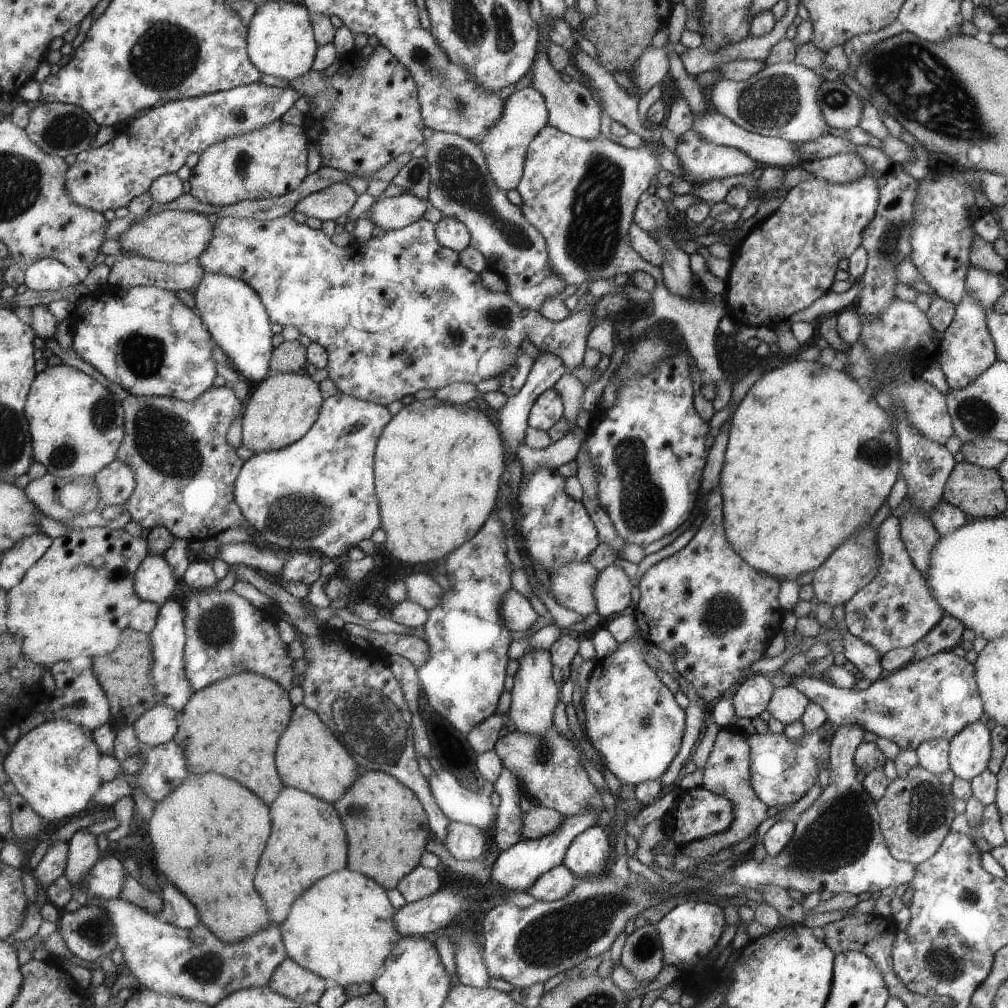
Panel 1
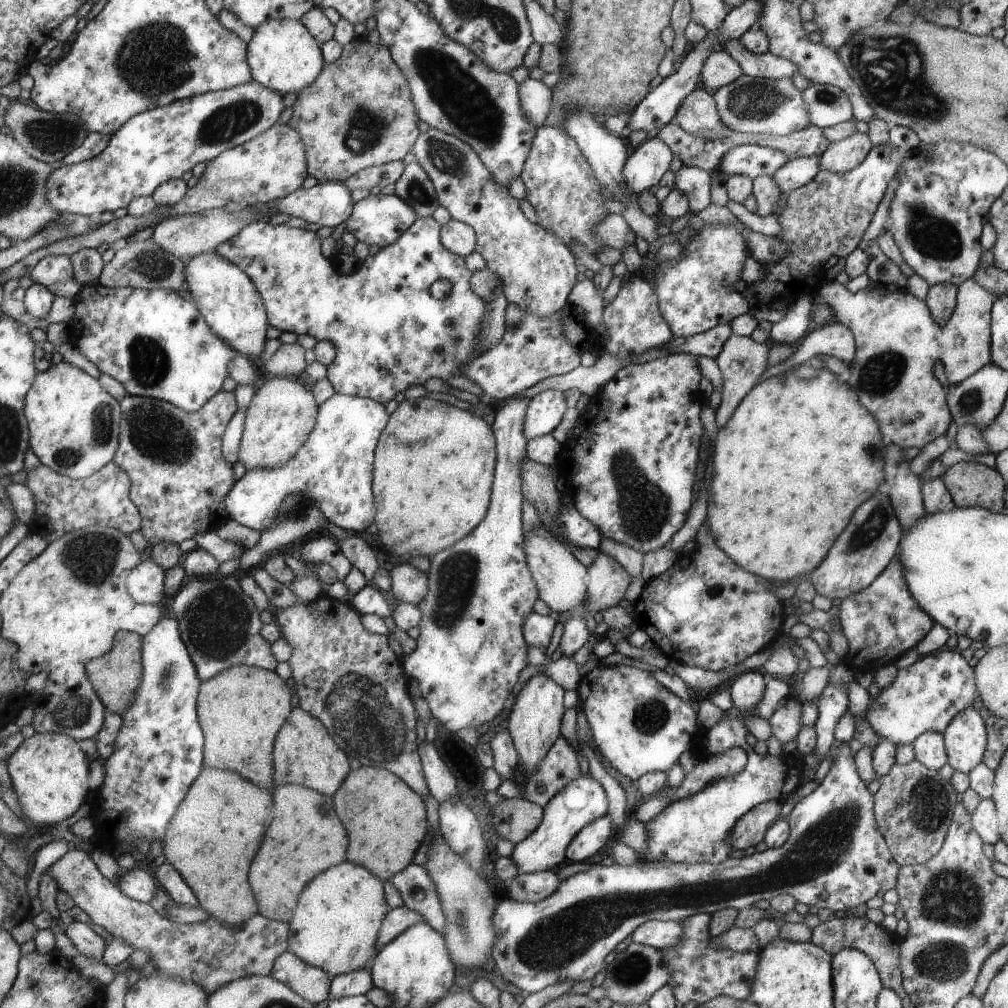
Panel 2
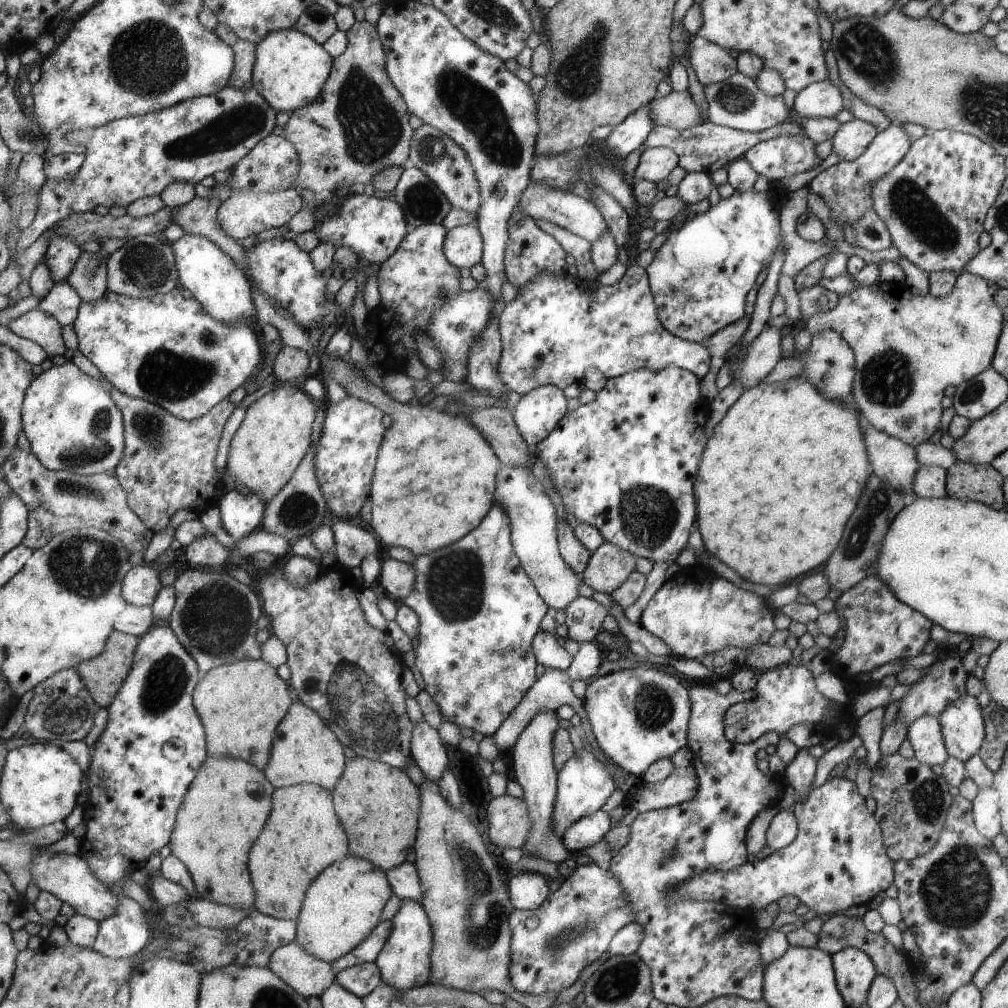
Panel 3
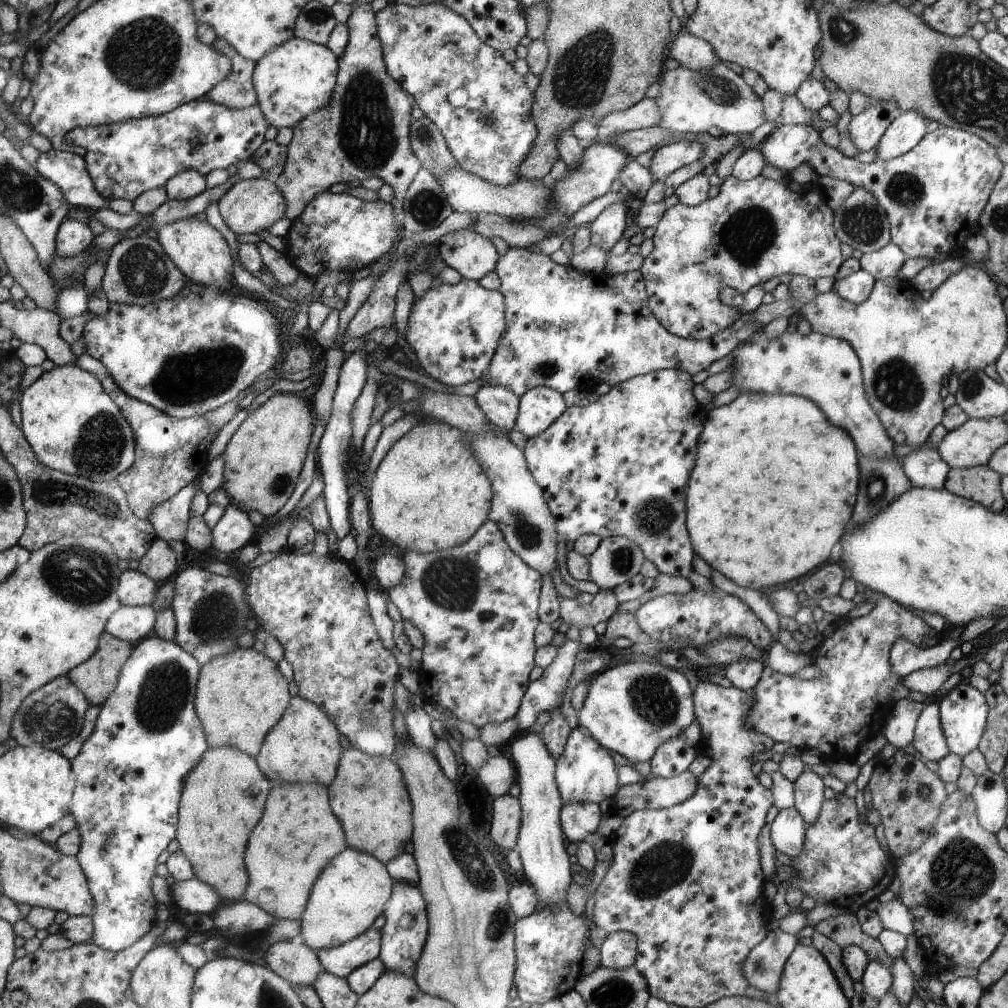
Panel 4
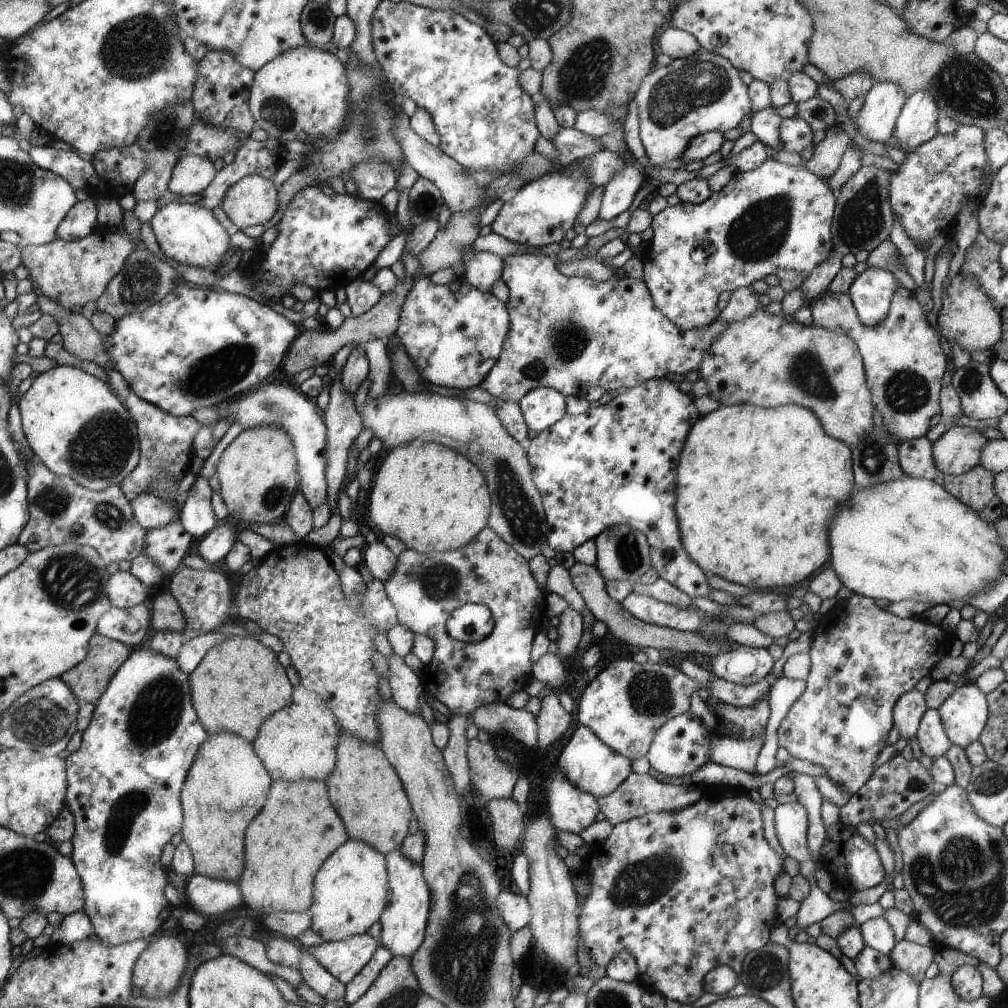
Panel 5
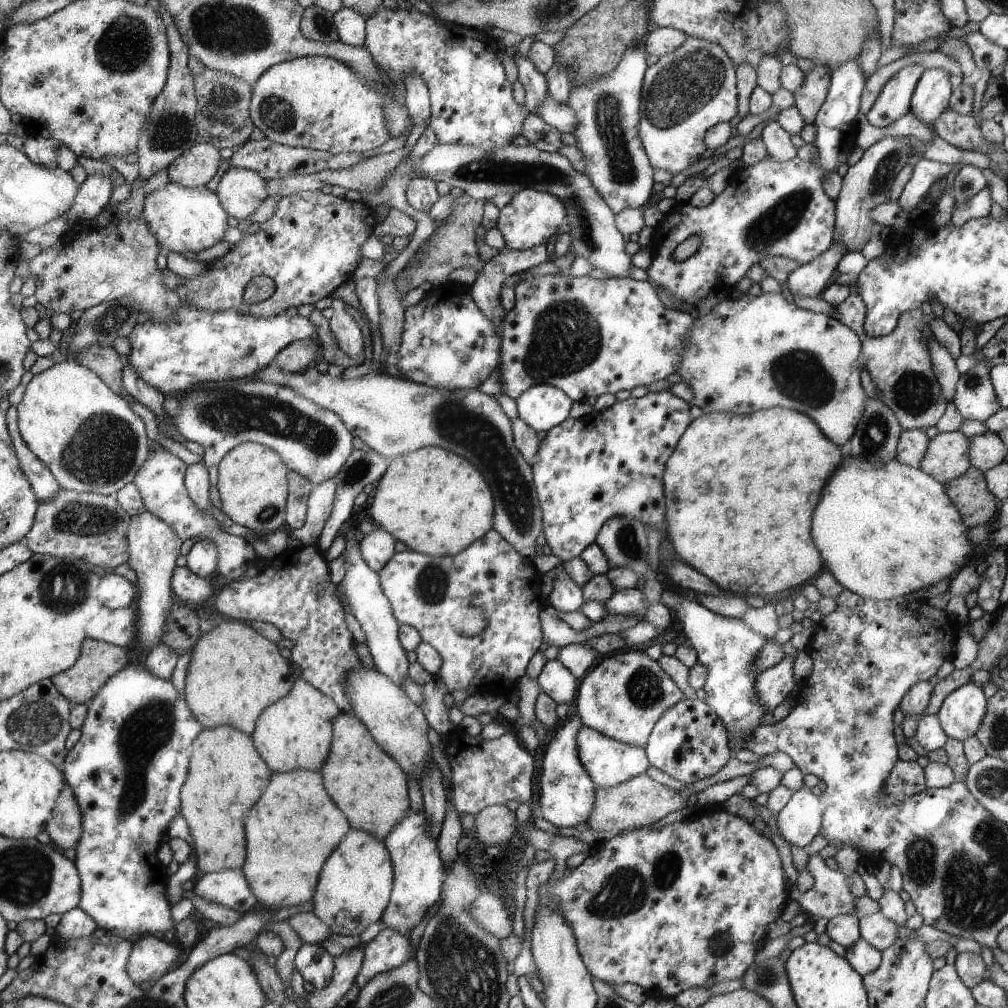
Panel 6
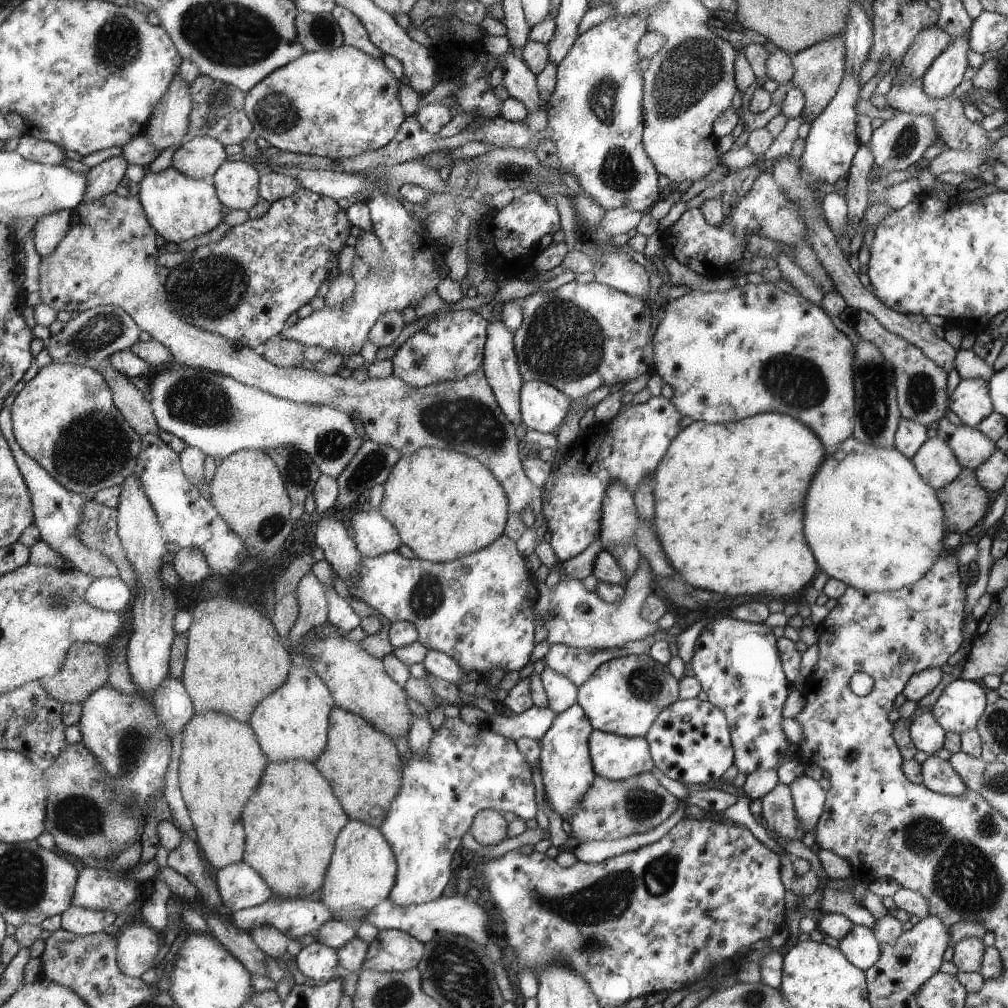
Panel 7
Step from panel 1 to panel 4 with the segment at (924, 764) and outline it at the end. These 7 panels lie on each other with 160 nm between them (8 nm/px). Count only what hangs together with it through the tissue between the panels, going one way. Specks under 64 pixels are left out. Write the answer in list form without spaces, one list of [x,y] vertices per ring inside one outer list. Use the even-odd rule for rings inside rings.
[[[937,700],[925,702],[915,721],[910,744],[922,758],[931,762],[938,762],[949,754],[948,743],[940,725],[940,709]]]

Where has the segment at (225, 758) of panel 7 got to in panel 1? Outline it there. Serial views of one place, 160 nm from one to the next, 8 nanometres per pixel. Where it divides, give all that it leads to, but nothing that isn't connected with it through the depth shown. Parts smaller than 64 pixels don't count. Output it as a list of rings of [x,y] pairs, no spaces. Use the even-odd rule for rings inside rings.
[[[214,772],[191,773],[179,788],[155,804],[150,818],[149,836],[155,851],[156,868],[165,880],[183,890],[197,904],[200,919],[226,943],[241,943],[273,923],[267,906],[255,888],[255,874],[267,840],[271,836],[271,812],[255,792],[243,784]]]

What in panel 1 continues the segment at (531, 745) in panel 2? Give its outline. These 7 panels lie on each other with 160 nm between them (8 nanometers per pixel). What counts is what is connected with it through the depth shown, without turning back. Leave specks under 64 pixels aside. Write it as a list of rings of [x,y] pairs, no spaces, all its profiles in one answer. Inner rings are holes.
[[[531,650],[516,660],[519,664],[513,676],[511,704],[506,713],[515,727],[515,732],[523,732],[527,736],[543,736],[551,730],[553,719],[558,717],[555,708],[559,704],[559,692],[551,675],[550,654],[547,650]]]

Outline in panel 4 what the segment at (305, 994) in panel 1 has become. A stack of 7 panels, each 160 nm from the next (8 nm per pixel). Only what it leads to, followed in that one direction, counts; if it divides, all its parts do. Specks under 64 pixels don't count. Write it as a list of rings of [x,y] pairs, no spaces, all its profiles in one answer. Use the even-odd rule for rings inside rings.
[[[300,940],[281,941],[280,943],[272,944],[264,954],[263,961],[279,976],[282,976],[291,984],[297,984],[299,986],[309,985],[313,987],[319,975],[326,971],[318,952]]]

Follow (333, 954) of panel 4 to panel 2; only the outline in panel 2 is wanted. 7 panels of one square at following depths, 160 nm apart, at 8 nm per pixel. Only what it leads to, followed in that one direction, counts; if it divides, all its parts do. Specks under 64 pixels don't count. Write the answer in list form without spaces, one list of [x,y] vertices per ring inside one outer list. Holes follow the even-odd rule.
[[[405,906],[390,909],[388,915],[384,917],[384,924],[381,924],[380,932],[377,932],[377,941],[376,944],[373,944],[373,954],[375,955],[381,947],[401,935],[405,928],[409,928],[409,924],[420,921],[423,921],[423,918]]]

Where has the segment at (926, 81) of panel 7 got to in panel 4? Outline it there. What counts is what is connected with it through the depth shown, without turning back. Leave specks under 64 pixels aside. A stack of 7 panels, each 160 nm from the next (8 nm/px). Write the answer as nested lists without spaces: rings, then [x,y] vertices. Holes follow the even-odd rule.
[[[916,110],[900,112],[874,146],[875,161],[886,161],[911,150],[927,132],[928,122],[929,120]]]

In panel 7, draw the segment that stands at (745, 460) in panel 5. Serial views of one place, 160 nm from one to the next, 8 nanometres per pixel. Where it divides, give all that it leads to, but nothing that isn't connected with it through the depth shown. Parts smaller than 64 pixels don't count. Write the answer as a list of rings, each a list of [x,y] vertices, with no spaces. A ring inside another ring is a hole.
[[[777,412],[757,413],[732,423],[706,423],[693,421],[682,428],[676,435],[663,456],[657,463],[652,474],[652,499],[654,500],[654,526],[659,544],[669,561],[669,564],[683,578],[689,589],[703,590],[728,594],[729,596],[789,596],[792,592],[807,586],[817,570],[816,560],[813,560],[810,548],[803,540],[801,518],[803,518],[803,496],[807,492],[809,480],[825,460],[825,448],[821,440],[814,435],[805,423],[792,416],[777,414]]]

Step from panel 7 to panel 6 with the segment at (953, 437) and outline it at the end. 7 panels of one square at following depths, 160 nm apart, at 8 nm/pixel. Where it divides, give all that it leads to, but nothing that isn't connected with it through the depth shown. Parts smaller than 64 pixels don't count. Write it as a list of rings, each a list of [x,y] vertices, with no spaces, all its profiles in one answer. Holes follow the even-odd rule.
[[[989,431],[968,438],[968,460],[982,472],[1003,462],[1007,449],[995,433]]]

